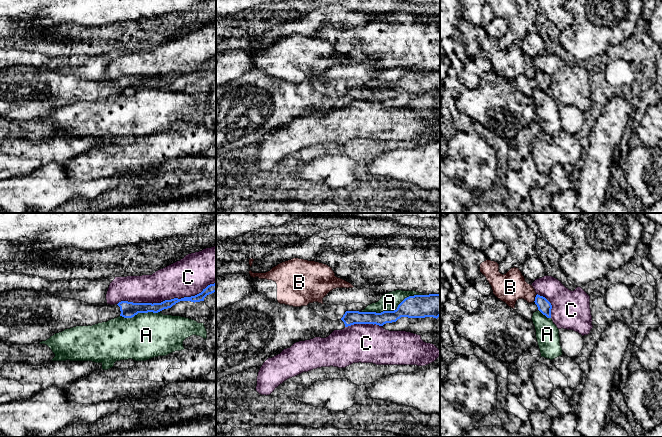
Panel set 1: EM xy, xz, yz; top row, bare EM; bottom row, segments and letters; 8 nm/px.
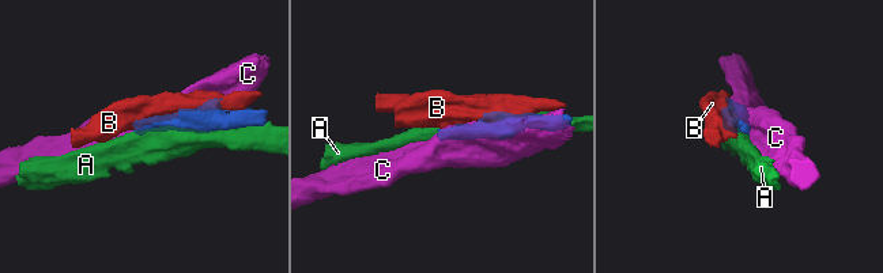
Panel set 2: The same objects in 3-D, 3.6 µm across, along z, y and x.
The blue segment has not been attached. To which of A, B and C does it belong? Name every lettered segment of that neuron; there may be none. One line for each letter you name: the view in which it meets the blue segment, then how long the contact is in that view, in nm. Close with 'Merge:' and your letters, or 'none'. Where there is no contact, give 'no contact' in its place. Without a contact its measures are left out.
Merge: none

